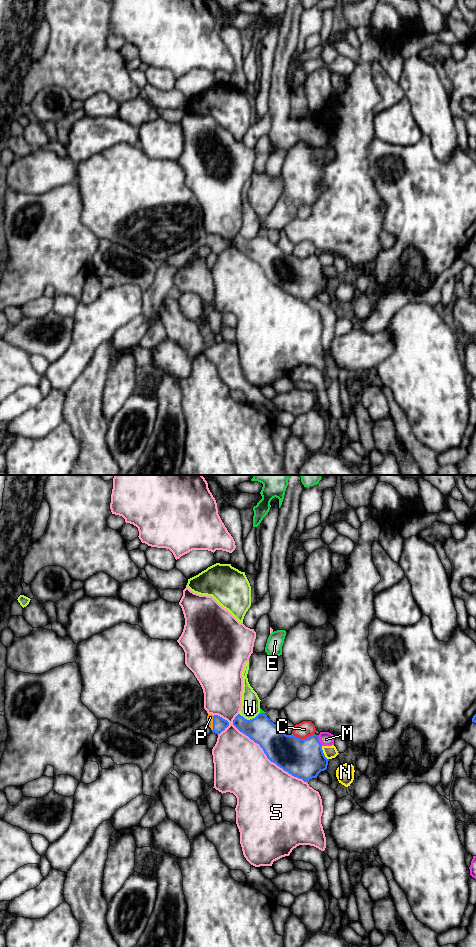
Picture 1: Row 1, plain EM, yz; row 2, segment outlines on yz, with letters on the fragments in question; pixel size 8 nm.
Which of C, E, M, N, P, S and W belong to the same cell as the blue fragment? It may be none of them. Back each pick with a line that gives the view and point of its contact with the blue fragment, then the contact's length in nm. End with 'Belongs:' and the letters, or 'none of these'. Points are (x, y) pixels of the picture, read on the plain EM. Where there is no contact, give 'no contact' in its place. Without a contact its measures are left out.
P: yz (213, 243) | 130 nm
Belongs: P

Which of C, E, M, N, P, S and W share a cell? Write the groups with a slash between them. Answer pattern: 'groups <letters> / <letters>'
groups C / E / M / N / P / S / W

